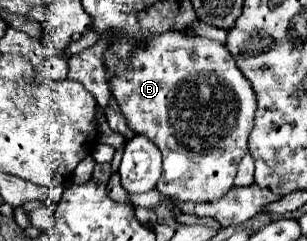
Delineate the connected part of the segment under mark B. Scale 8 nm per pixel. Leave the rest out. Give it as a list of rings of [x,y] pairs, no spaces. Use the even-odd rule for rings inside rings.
[[[167,32],[147,36],[147,44],[143,46],[135,46],[133,40],[117,40],[117,44],[107,48],[107,56],[103,56],[103,60],[107,64],[107,84],[127,120],[127,126],[135,134],[147,136],[163,154],[163,174],[155,188],[177,202],[215,202],[223,198],[233,186],[239,160],[247,154],[247,138],[253,128],[257,108],[251,82],[239,72],[225,44],[195,34]],[[215,130],[223,132],[223,148],[205,148],[205,138]]]

